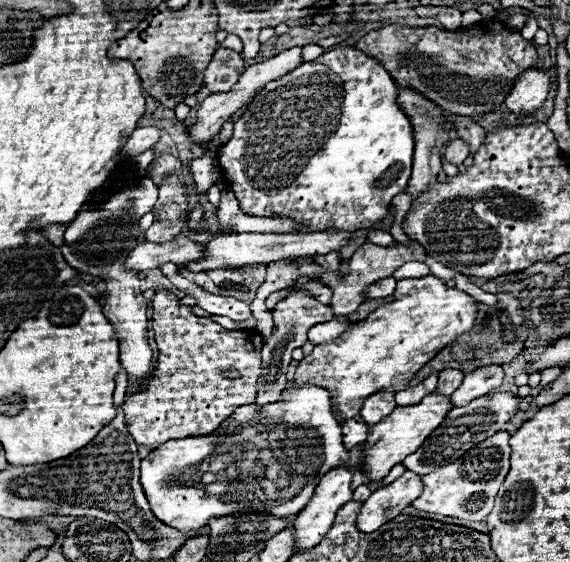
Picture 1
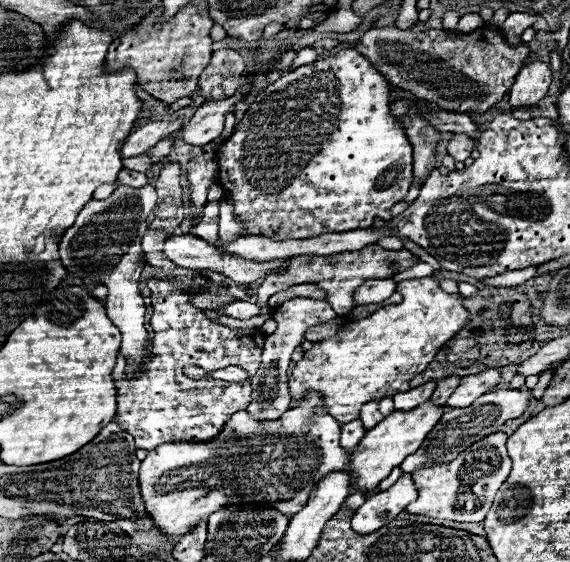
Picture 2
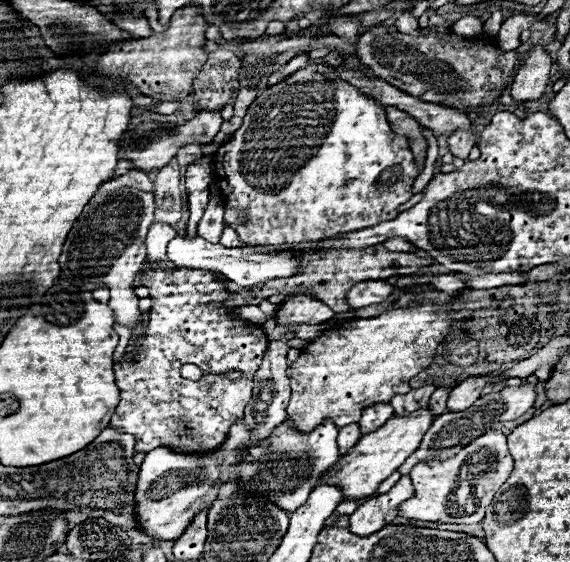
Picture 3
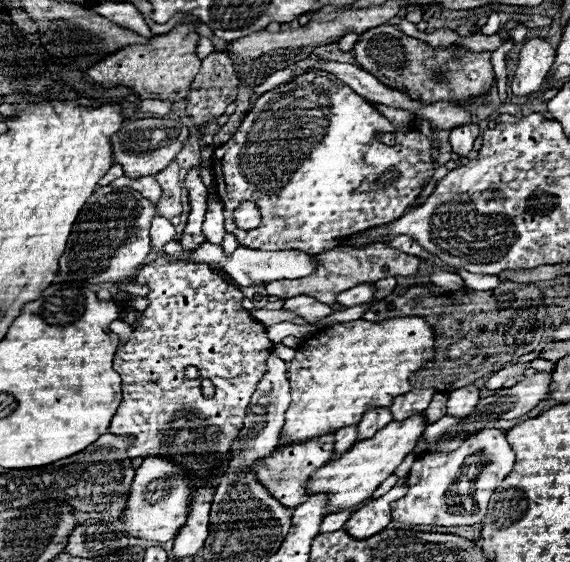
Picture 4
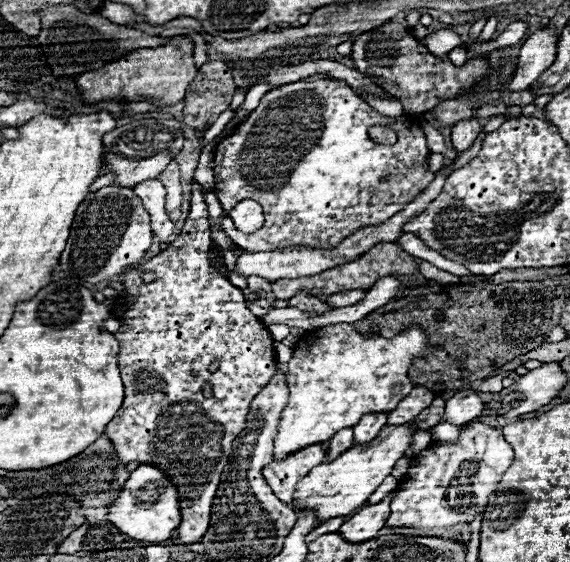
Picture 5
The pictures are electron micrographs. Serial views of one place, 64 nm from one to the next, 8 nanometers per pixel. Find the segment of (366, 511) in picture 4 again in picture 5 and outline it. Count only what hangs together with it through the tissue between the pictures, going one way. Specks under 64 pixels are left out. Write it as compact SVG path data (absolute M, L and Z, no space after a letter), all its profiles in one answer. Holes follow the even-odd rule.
M388 494L382 502L374 504L374 506L364 506L358 510L358 514L354 514L350 520L346 520L340 528L338 534L346 540L346 542L368 542L372 538L376 538L378 530L384 528L384 522L388 520L390 514L390 504L392 494Z

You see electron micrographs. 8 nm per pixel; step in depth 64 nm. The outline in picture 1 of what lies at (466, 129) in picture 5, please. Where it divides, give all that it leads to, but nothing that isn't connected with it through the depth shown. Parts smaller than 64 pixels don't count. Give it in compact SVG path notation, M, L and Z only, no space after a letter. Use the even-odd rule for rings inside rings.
M456 138L452 140L448 146L446 146L446 152L444 152L444 158L450 160L452 164L462 164L466 158L470 156L470 148L468 144L462 140L462 138Z

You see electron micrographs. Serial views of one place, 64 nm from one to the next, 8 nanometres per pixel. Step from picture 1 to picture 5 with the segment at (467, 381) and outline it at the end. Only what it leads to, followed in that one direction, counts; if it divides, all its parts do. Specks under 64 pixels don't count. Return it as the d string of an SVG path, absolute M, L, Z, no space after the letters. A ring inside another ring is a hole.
M462 390L446 402L446 412L440 422L464 426L464 424L472 422L472 418L476 418L482 410L484 410L484 404L478 398L478 394L474 390Z

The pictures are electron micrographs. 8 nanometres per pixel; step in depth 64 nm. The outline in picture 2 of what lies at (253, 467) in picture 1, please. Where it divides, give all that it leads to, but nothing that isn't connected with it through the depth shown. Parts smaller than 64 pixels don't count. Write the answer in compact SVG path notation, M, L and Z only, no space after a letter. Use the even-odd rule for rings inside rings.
M312 392L296 408L286 410L276 422L256 422L248 418L246 410L240 410L226 422L224 430L212 442L166 442L150 450L140 466L140 494L146 514L152 518L156 528L168 536L184 536L200 518L208 518L212 510L220 510L228 498L272 506L288 516L302 510L312 488L324 478L324 474L348 470L350 454L340 446L340 424L324 412L320 400L322 398Z

